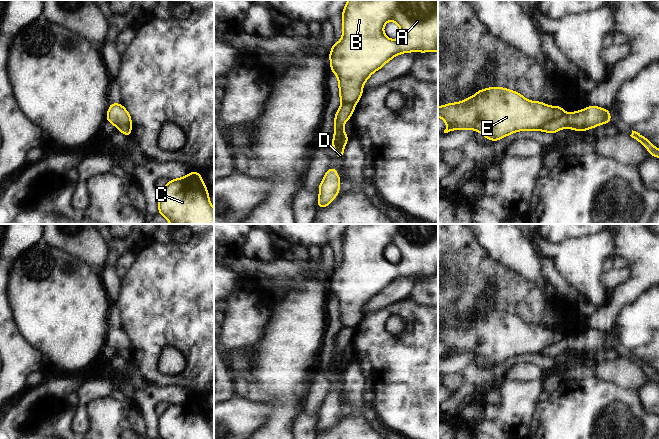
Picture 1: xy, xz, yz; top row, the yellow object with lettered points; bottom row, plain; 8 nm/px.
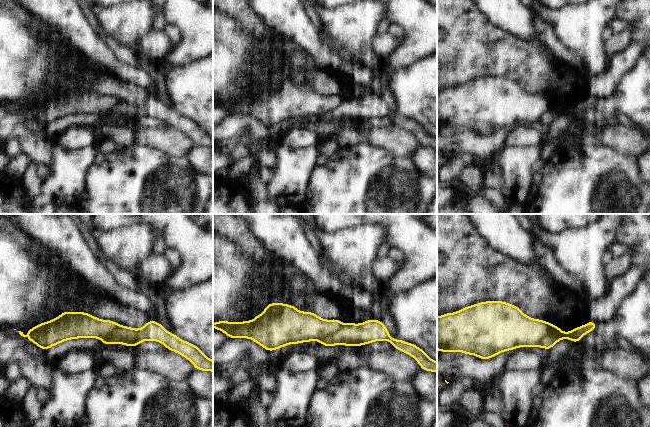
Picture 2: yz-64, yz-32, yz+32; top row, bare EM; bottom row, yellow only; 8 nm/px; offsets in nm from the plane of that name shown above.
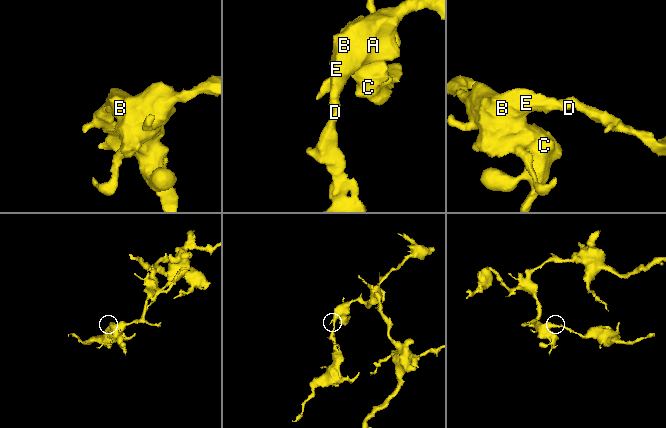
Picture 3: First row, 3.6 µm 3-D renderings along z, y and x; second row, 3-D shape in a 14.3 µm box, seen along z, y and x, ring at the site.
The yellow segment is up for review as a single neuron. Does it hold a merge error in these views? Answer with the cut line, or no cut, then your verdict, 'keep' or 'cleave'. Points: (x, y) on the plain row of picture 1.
yz (564, 337), (549, 345), (541, 354) | cleave

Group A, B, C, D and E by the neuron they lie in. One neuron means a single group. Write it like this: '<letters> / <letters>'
A B C E / D

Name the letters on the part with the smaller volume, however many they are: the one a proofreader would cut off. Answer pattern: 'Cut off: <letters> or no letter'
Cut off: D.

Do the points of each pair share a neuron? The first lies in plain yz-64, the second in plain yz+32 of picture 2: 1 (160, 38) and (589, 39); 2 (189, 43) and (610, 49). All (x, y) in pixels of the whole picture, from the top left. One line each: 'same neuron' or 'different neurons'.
1: different neurons
2: different neurons

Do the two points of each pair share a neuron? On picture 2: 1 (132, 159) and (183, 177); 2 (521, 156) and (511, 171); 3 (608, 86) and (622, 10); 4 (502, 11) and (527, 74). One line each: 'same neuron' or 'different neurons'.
1: same neuron
2: same neuron
3: same neuron
4: different neurons

